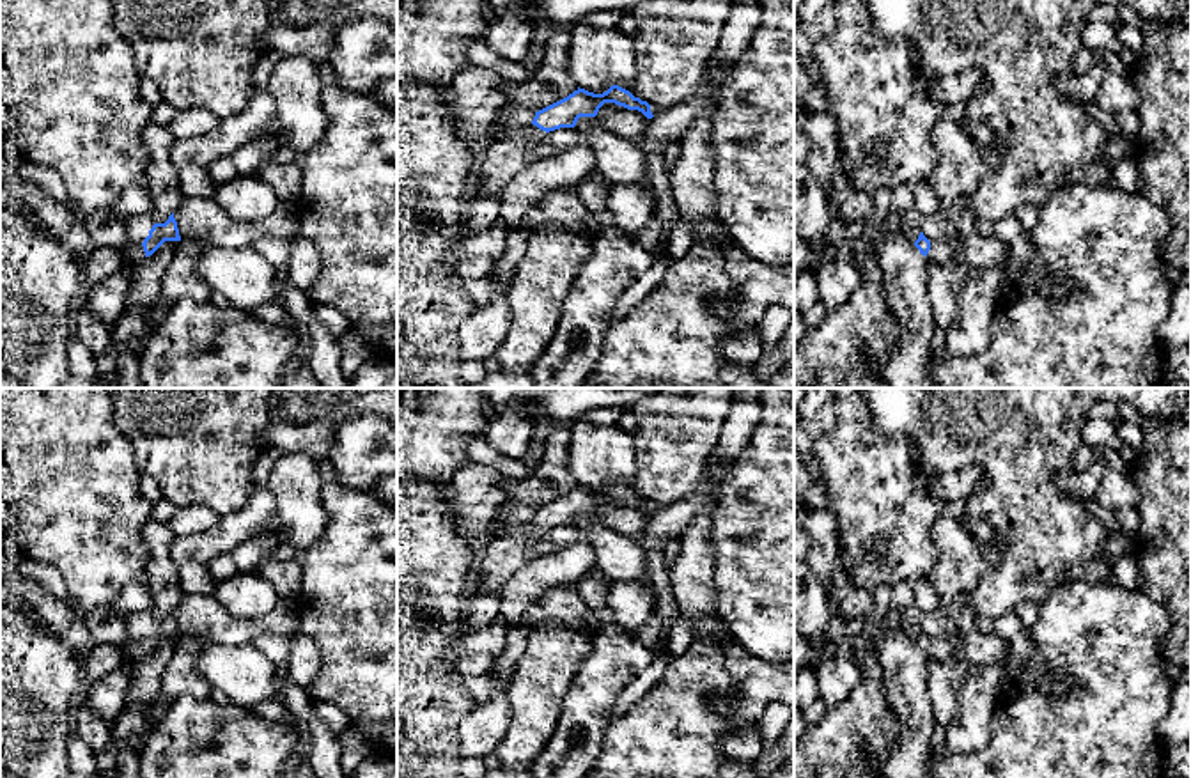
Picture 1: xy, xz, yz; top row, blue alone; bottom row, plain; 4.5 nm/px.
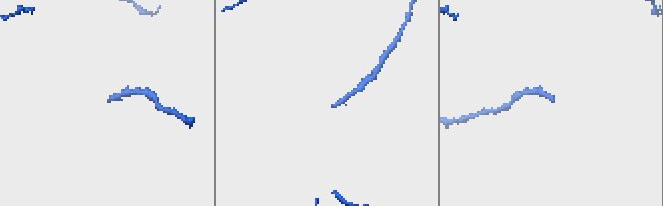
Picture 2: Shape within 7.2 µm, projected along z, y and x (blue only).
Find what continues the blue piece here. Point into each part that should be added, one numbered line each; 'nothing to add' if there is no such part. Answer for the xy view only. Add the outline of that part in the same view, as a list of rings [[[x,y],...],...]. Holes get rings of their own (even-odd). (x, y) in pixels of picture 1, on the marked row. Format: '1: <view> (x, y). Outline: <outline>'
1: xy (137, 227). Outline: [[[136,214],[124,218],[126,241],[119,246],[126,266],[135,266],[145,259],[144,239],[149,236],[154,220],[151,214]]]

